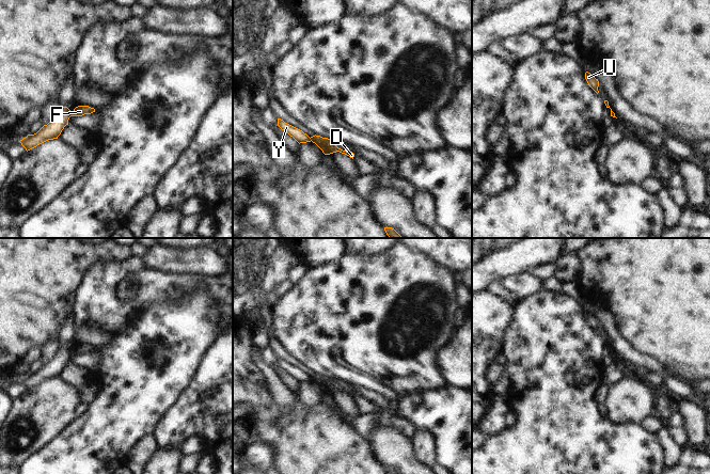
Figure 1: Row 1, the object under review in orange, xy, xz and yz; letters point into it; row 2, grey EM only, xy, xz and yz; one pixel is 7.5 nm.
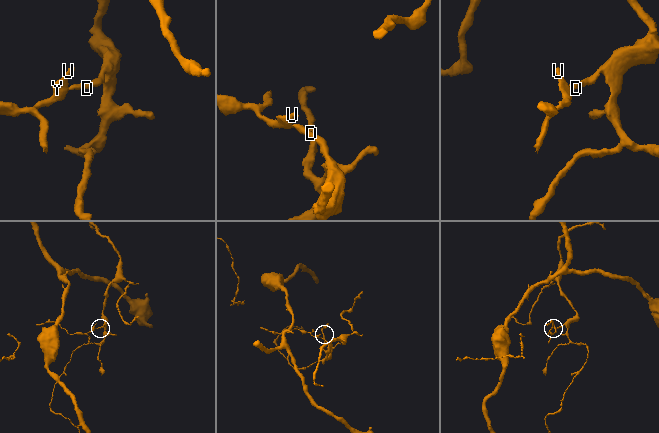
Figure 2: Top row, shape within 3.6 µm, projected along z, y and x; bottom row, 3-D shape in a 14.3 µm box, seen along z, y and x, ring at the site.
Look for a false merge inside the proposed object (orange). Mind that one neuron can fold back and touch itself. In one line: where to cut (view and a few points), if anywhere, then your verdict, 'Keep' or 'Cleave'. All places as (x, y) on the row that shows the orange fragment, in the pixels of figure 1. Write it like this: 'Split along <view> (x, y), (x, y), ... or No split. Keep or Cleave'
Split along xy (70, 111), (72, 115). Cleave

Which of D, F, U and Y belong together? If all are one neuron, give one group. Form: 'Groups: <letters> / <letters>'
Groups: D F / U Y

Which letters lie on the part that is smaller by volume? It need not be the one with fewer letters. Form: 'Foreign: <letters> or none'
Foreign: U, Y

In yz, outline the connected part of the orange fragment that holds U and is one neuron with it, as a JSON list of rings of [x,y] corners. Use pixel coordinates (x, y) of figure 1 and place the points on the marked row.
[[[586,72],[585,73],[585,79],[588,83],[588,85],[598,94],[598,86],[599,86],[599,81],[596,79],[590,73]]]

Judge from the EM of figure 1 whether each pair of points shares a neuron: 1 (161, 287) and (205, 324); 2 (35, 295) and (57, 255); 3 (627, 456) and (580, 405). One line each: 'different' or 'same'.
1: different
2: same
3: same

